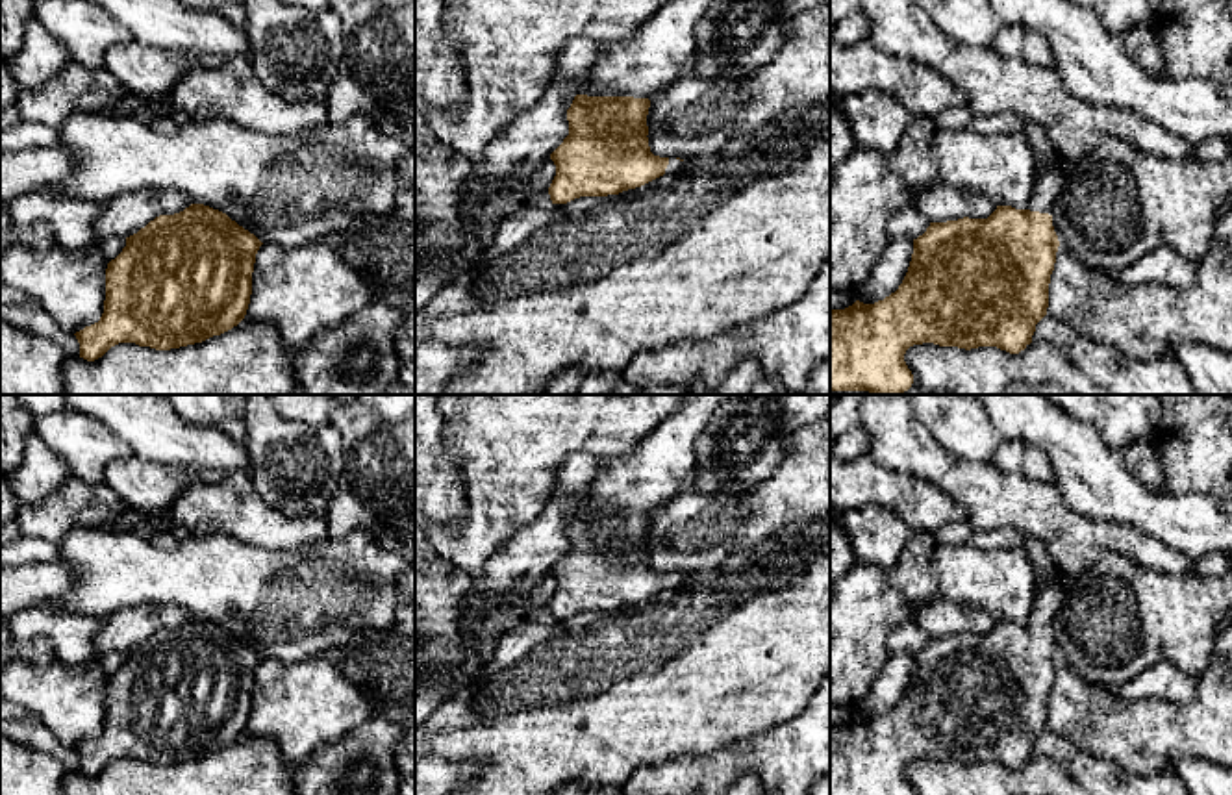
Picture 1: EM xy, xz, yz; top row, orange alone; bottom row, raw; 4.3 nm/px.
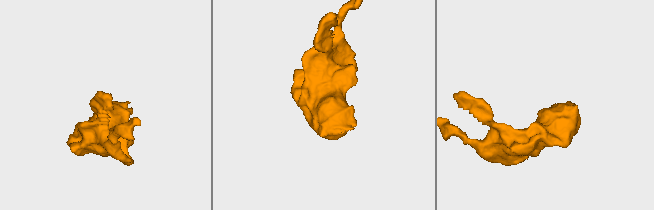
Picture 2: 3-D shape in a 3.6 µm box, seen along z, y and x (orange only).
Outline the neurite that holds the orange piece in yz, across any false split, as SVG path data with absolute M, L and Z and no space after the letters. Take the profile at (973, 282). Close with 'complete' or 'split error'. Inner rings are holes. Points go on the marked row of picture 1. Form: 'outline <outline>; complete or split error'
outline M1058 156L1054 165L1045 169L1034 187L1034 196L1028 209L1015 209L1012 206L997 206L997 209L987 219L958 219L947 222L930 222L926 232L913 239L913 254L908 272L895 293L878 300L874 304L863 304L856 300L845 309L830 309L830 391L869 391L873 395L902 395L913 384L913 374L904 361L904 354L913 345L934 343L939 347L958 347L958 348L978 348L978 347L997 347L1010 354L1019 354L1032 343L1036 324L1047 315L1049 308L1049 284L1056 263L1056 252L1060 246L1058 235L1052 226L1052 206L1062 191L1063 183L1063 159Z; split error

